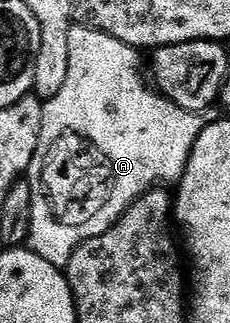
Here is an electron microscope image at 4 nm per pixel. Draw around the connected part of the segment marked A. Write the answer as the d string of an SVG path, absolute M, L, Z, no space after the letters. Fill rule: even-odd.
M73 25L70 29L70 69L66 73L66 81L62 84L58 97L44 103L38 149L26 172L26 181L32 194L28 243L31 250L36 251L38 257L50 261L50 265L61 269L67 268L68 258L72 256L74 249L90 241L90 237L106 233L106 229L110 229L119 221L122 213L126 213L128 206L137 197L145 195L157 185L179 184L190 161L190 153L198 137L204 132L206 119L203 114L182 109L150 86L145 72L144 75L140 72L140 55L141 52L137 48L126 45L110 37L105 31L96 30L95 27ZM56 157L60 157L66 163L90 163L88 175L64 175L66 179L72 179L74 185L80 183L80 197L98 197L98 195L108 197L108 205L104 207L104 211L98 213L88 225L80 229L56 225L50 219L48 207L44 203L44 199L50 199L50 193L46 197L40 197L40 185L38 185L40 167L42 163L52 163Z

